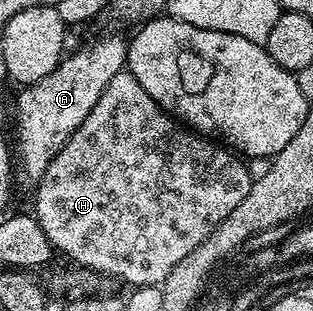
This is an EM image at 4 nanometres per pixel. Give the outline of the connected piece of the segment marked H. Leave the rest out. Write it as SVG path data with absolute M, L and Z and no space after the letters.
M119 73L115 80L111 80L111 84L107 84L107 88L103 88L103 96L99 96L95 108L87 112L83 124L79 124L77 131L65 141L61 151L51 160L51 164L47 164L47 172L43 172L40 182L36 183L37 223L43 228L43 232L47 232L47 240L51 240L54 251L58 255L66 254L73 261L70 263L86 270L94 270L102 276L110 274L113 278L122 278L123 281L130 282L130 287L133 288L156 286L165 281L171 268L175 268L175 264L179 264L179 260L183 260L187 252L195 252L195 248L199 248L199 244L203 244L203 240L211 236L213 229L209 226L209 178L221 176L221 156L225 149L224 145L196 132L190 132L184 125L174 121L159 104L155 104L155 100L151 100L151 96L147 96L143 84L139 84L133 74Z

